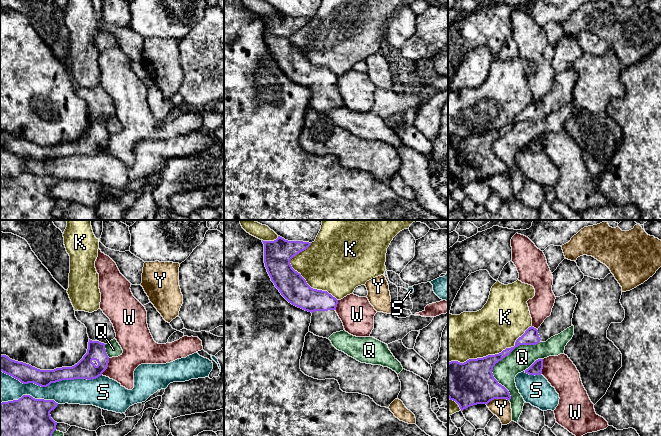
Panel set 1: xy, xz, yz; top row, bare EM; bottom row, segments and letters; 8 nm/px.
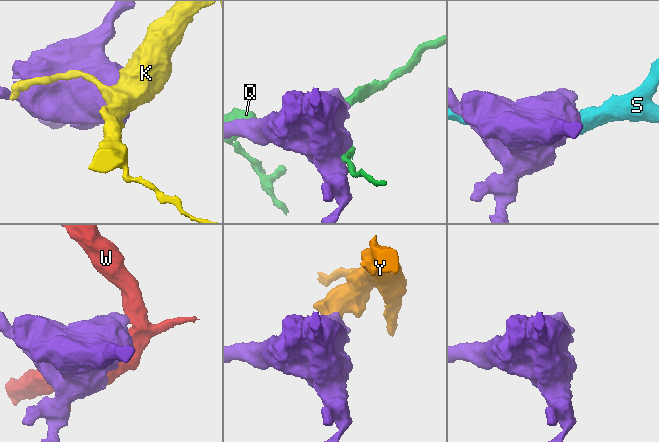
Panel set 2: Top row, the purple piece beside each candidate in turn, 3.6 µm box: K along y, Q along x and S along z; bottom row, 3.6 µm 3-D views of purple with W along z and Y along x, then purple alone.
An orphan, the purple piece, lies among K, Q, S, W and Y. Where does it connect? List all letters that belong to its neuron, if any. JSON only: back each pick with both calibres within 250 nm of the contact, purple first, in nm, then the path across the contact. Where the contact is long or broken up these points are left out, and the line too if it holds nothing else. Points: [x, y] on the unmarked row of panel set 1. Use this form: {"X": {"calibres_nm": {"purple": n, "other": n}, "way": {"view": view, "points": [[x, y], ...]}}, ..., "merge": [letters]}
{"merge": []}

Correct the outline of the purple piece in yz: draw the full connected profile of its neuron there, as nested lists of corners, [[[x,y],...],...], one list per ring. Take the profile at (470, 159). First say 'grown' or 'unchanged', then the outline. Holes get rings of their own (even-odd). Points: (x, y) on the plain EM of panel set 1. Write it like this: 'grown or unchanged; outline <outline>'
grown; outline [[[571,68],[556,73],[551,91],[544,96],[538,105],[529,103],[516,116],[514,123],[506,124],[499,130],[469,135],[464,139],[449,138],[448,174],[455,177],[461,187],[477,180],[487,181],[494,175],[510,177],[509,167],[499,160],[493,152],[492,146],[495,140],[520,121],[536,121],[540,118],[546,118],[571,103],[577,78],[576,71]]]

